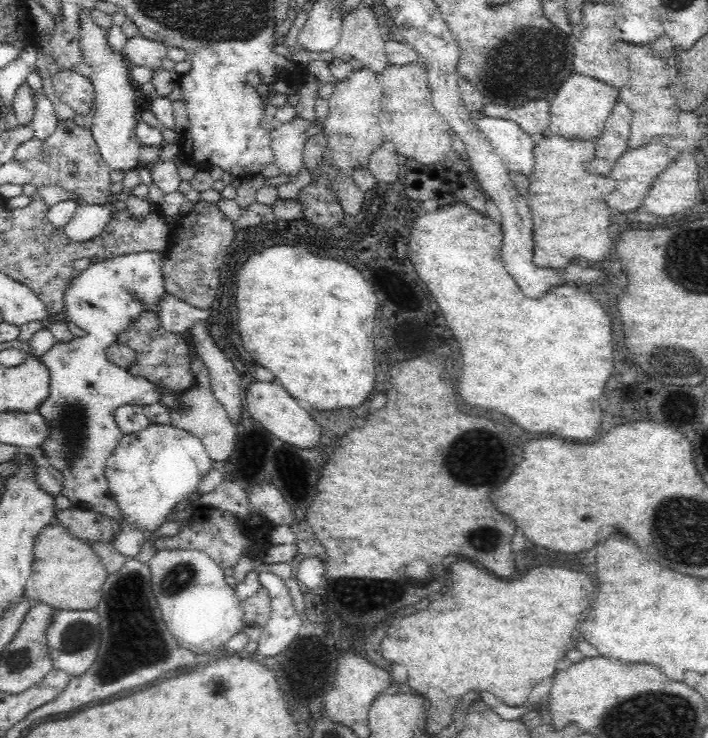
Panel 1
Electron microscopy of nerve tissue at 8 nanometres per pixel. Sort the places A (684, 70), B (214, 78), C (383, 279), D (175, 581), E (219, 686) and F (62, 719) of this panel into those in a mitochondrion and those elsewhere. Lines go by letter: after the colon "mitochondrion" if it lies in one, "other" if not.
A: other
B: other
C: other
D: mitochondrion
E: other
F: other

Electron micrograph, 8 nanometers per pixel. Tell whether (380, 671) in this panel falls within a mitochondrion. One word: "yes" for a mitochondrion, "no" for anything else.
no

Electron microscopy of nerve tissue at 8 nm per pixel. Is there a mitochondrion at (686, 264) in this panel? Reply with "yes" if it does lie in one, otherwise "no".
yes

